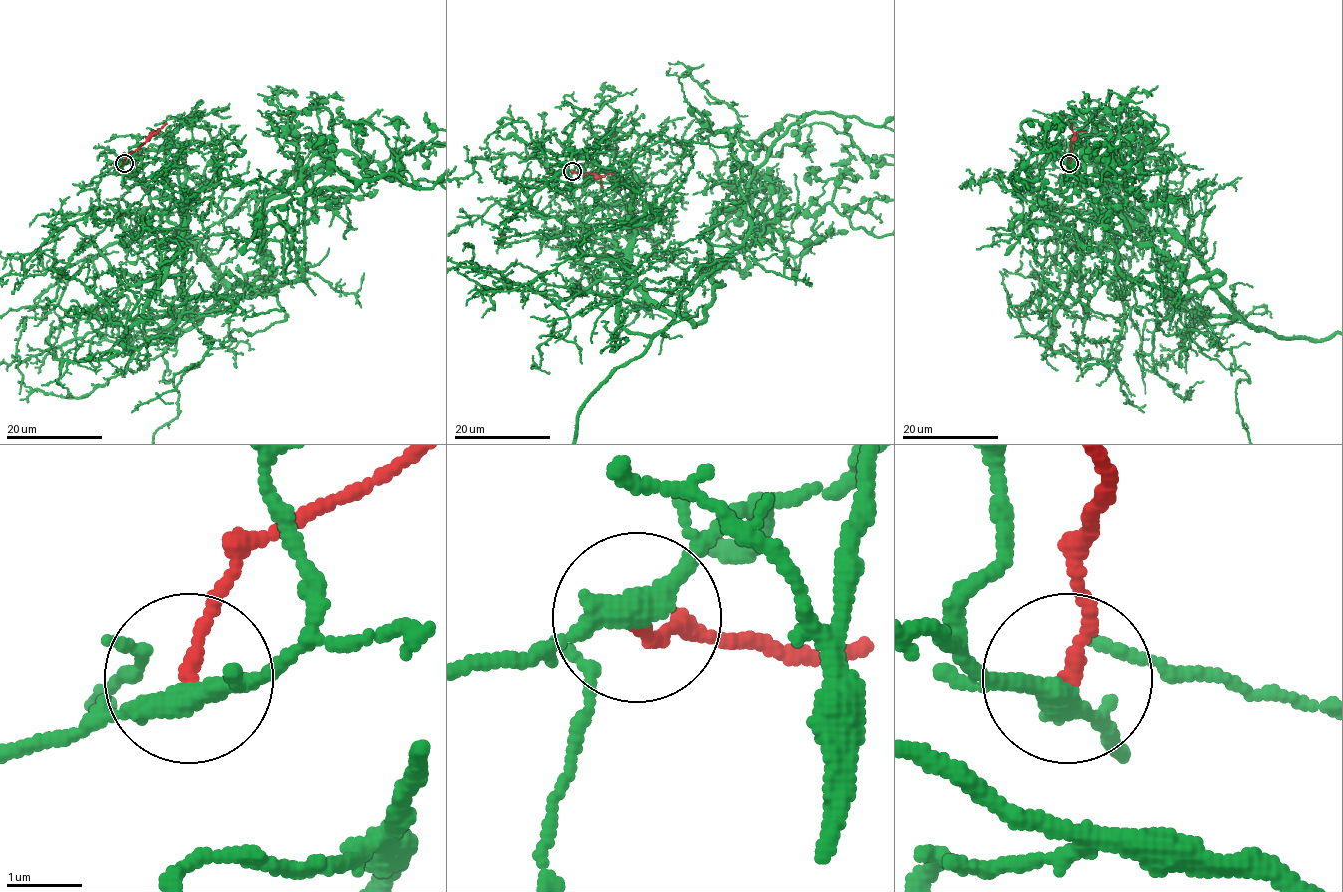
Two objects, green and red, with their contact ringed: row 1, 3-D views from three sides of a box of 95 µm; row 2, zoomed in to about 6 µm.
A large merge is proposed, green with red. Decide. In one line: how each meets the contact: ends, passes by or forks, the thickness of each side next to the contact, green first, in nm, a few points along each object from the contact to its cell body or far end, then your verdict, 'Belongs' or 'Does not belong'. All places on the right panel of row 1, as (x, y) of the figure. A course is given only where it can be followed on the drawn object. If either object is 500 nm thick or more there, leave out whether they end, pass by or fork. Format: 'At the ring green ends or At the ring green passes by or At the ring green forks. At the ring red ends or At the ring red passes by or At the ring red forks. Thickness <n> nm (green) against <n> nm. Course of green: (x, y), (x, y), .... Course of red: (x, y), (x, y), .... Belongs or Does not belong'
At the ring green passes by. At the ring red ends. Thickness 320 nm (green) against 190 nm. Course of red: (1069, 163), (1074, 133), (1072, 123). Does not belong

